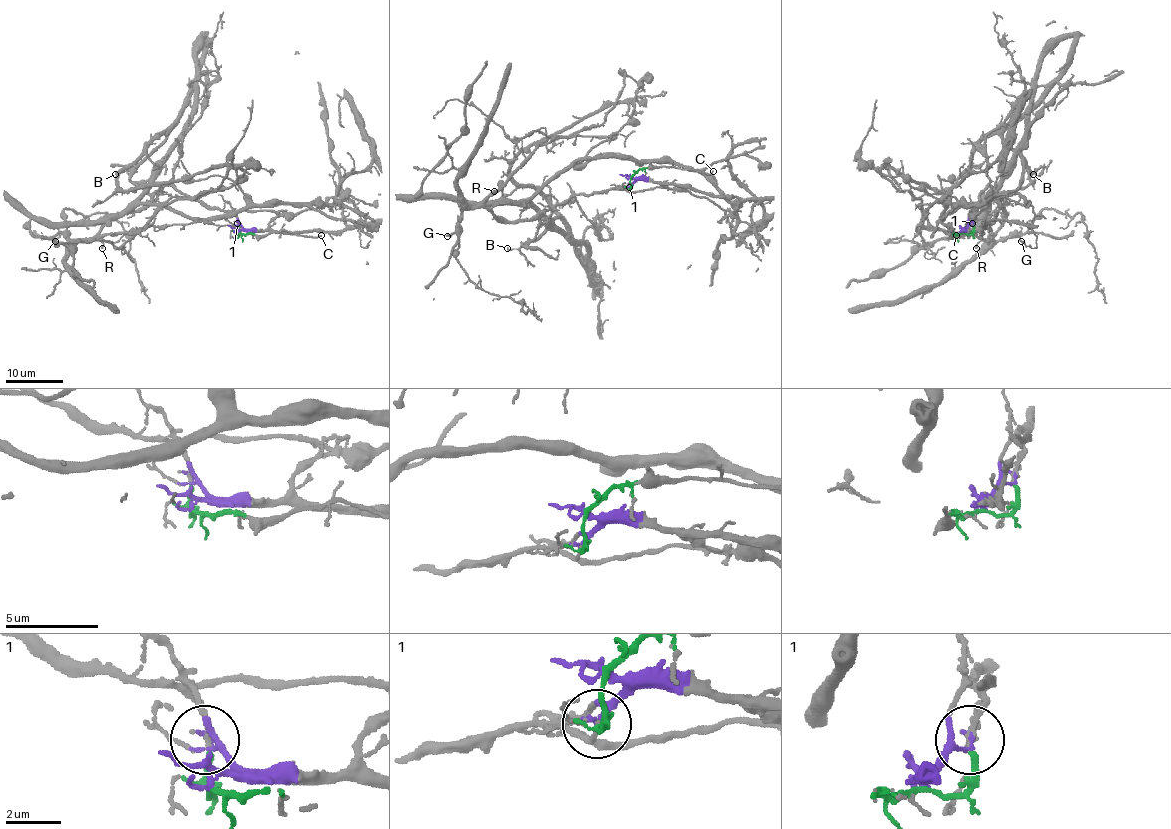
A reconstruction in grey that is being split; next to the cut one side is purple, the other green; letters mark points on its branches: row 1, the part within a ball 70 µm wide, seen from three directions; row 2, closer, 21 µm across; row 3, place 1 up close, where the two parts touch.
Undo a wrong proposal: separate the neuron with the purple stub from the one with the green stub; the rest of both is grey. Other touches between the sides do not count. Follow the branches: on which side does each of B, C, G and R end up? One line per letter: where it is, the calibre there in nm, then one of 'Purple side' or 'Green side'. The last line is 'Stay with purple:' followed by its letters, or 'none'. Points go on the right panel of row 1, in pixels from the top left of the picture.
B: Place: (1033, 174). Thickness 120 nm. Purple side
C: Place: (956, 235). Thickness 130 nm. Green side
G: Place: (1021, 241). Thickness 100 nm. Green side
R: Place: (976, 248). Thickness 150 nm. Green side
Stay with purple: B

